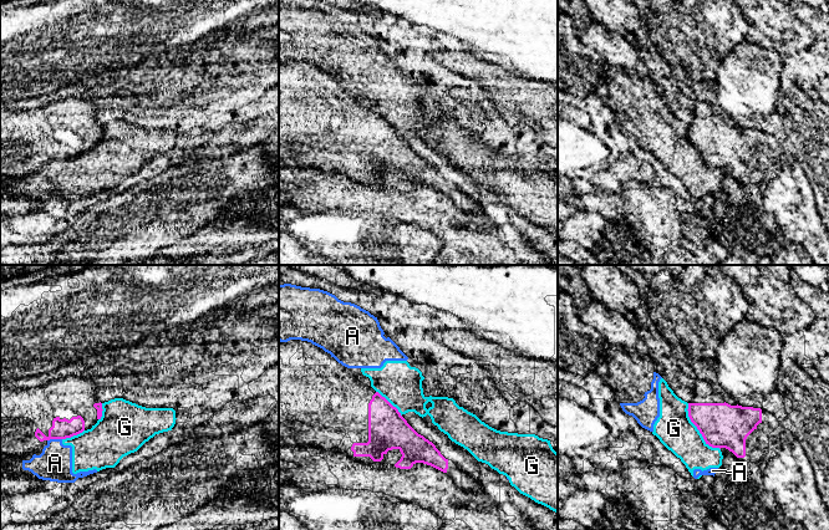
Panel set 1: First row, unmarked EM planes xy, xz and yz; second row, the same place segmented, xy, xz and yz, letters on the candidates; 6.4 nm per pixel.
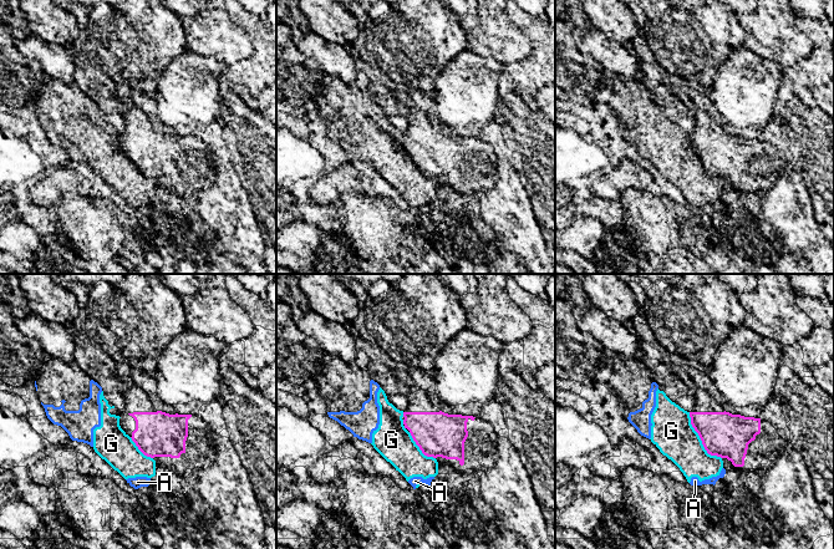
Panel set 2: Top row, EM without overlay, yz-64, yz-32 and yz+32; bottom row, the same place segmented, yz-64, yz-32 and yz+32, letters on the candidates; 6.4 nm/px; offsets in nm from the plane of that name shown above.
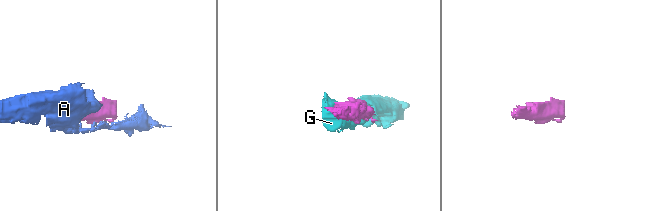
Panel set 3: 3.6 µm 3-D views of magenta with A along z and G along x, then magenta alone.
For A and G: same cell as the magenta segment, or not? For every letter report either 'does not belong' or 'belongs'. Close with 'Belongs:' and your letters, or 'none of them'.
A: does not belong
G: does not belong
Belongs: none of them

